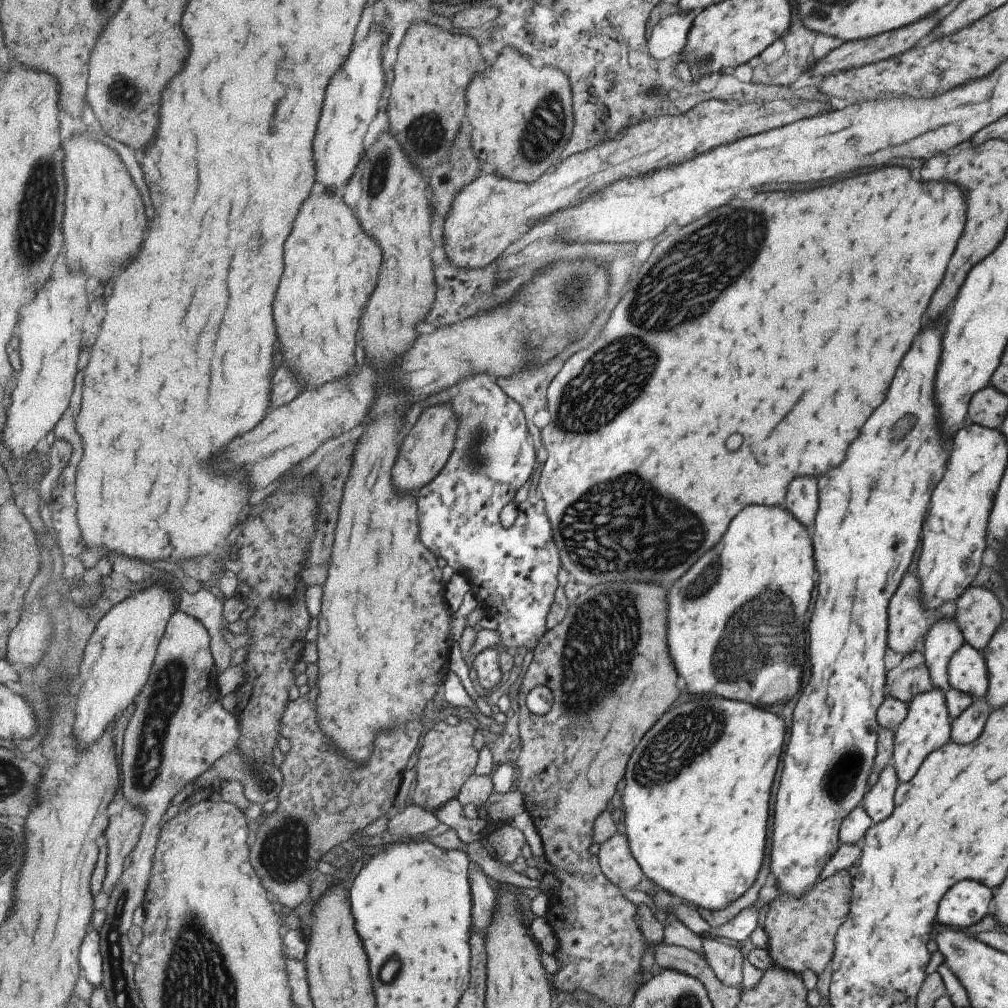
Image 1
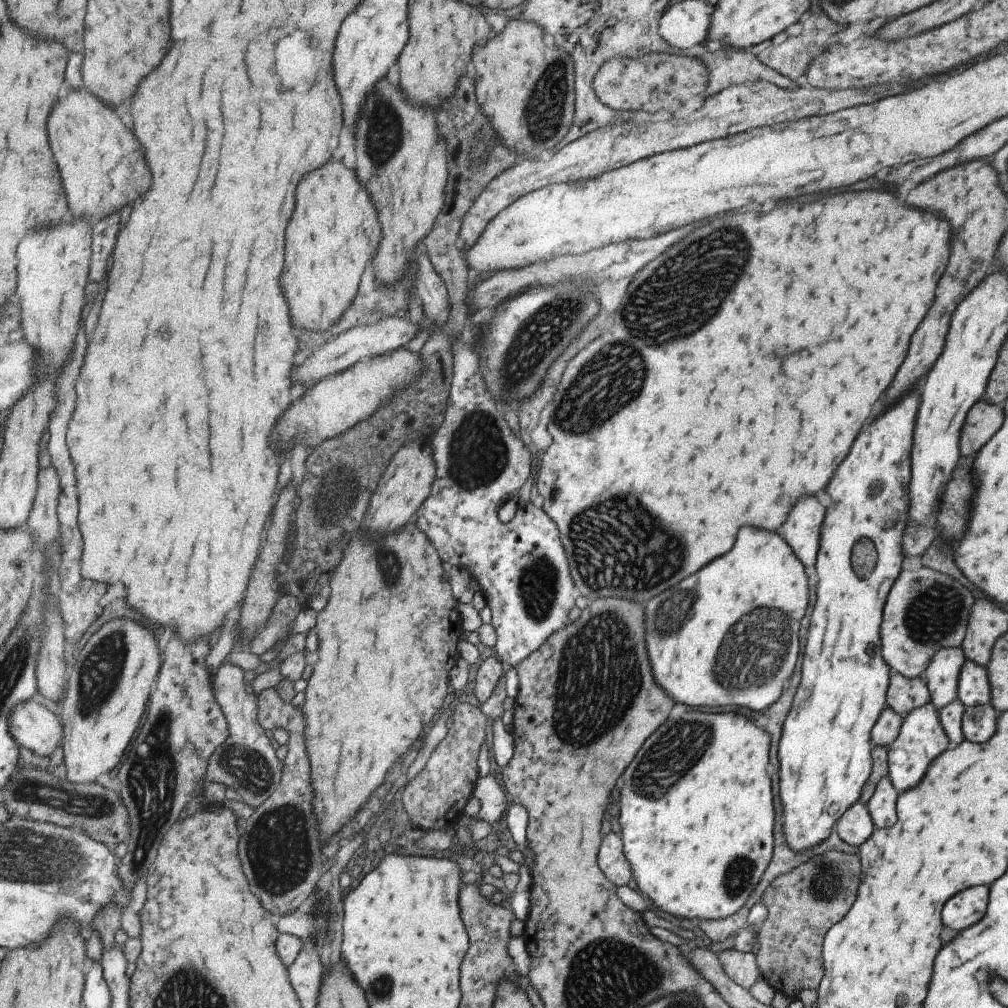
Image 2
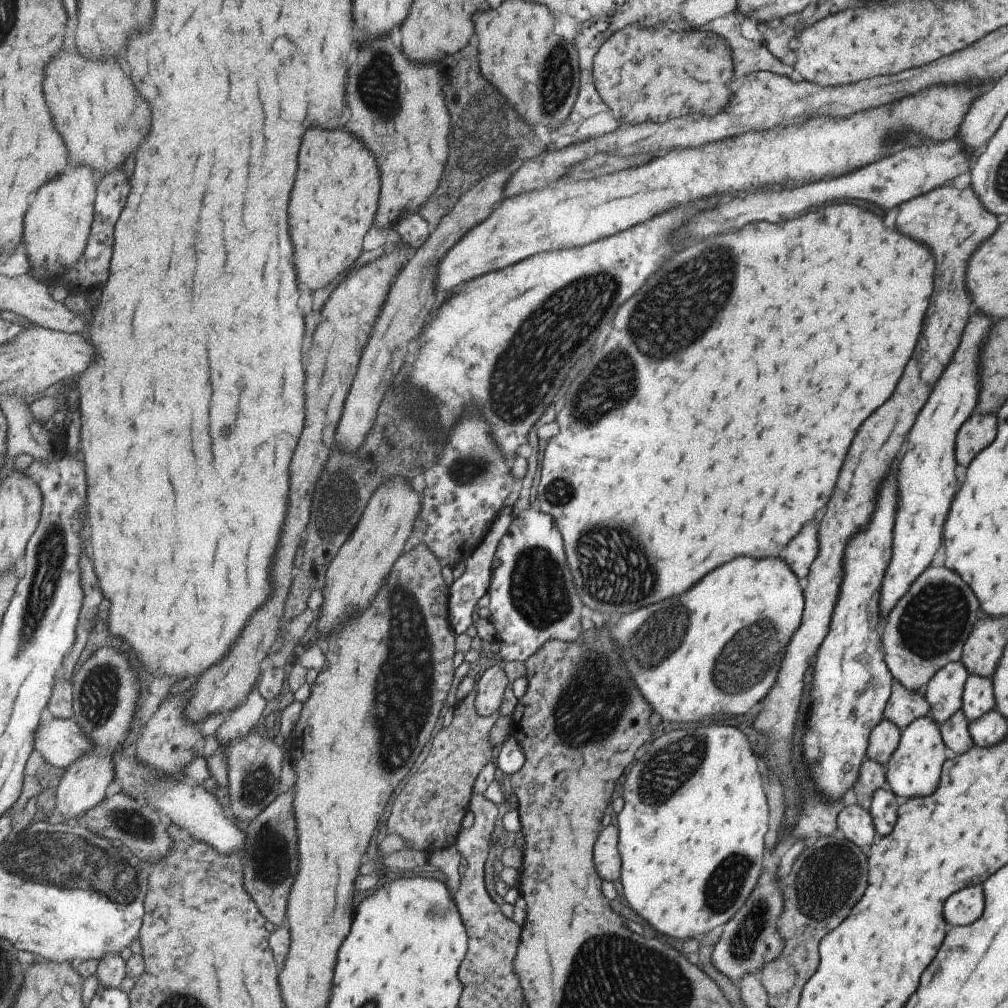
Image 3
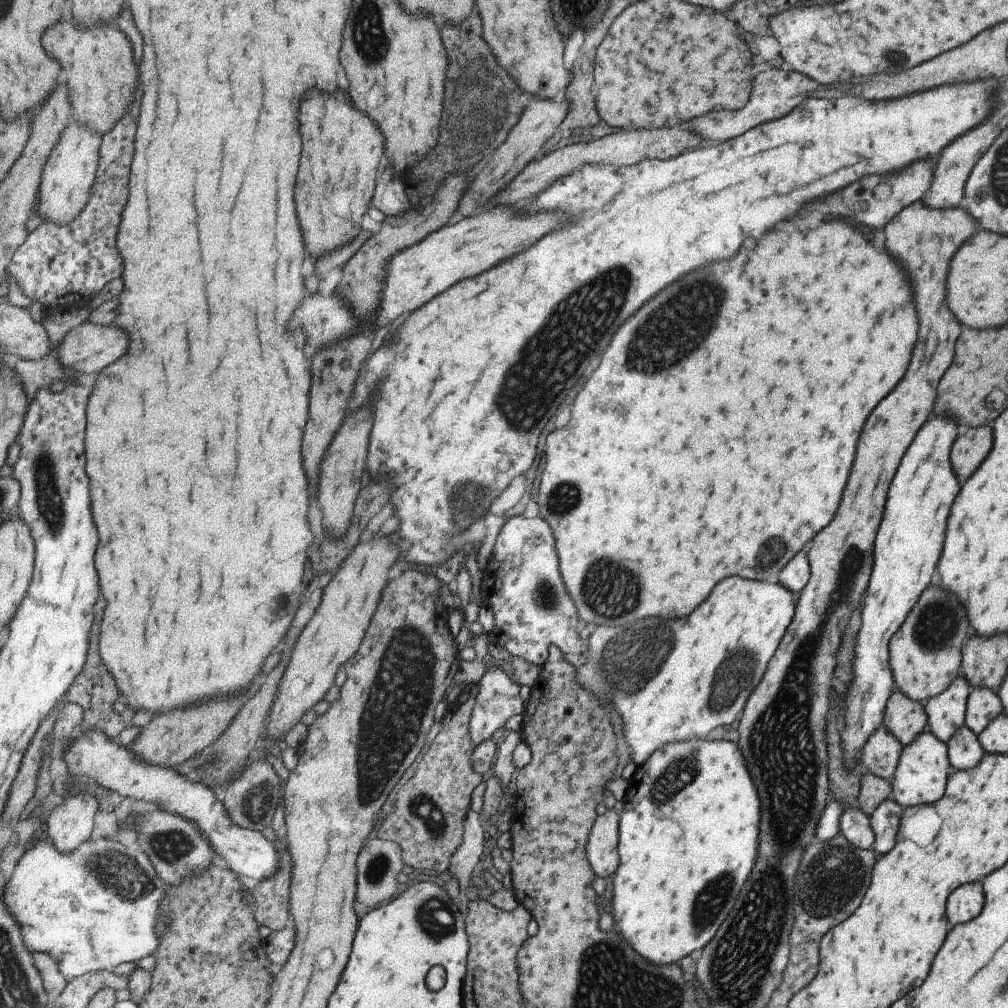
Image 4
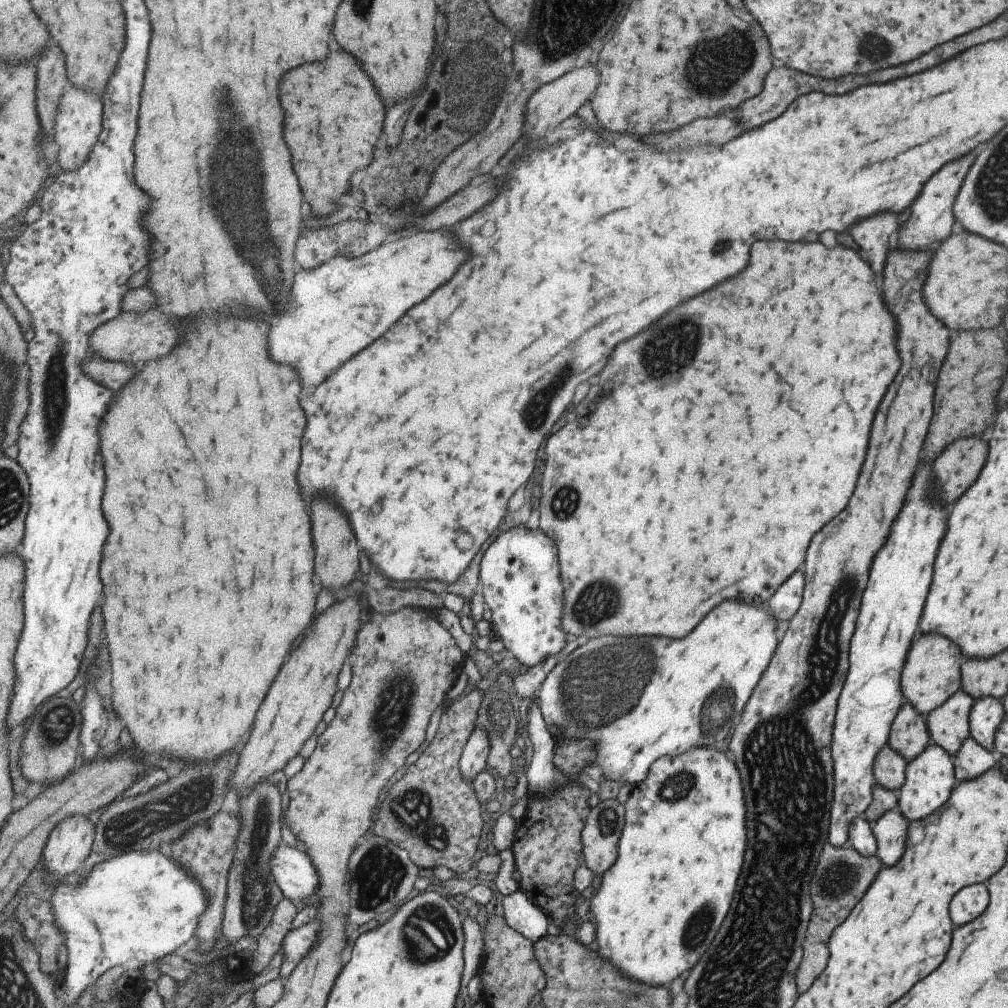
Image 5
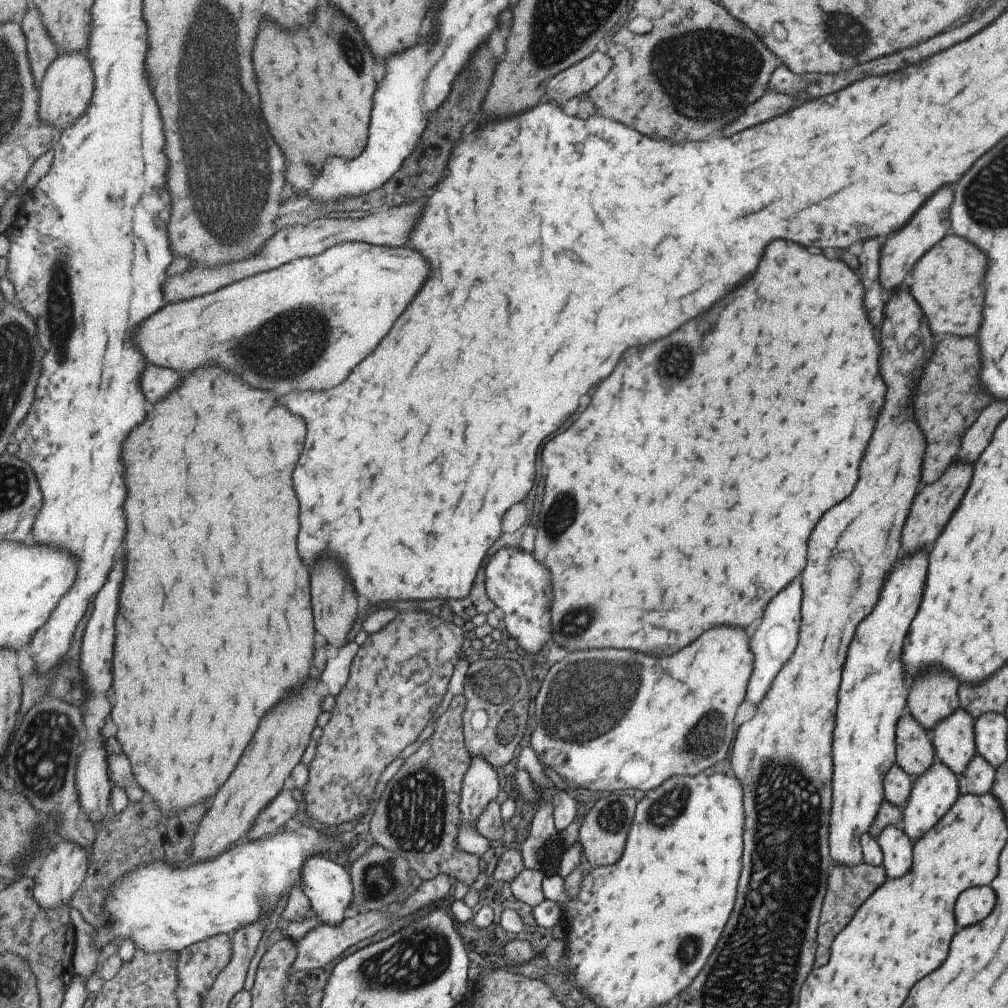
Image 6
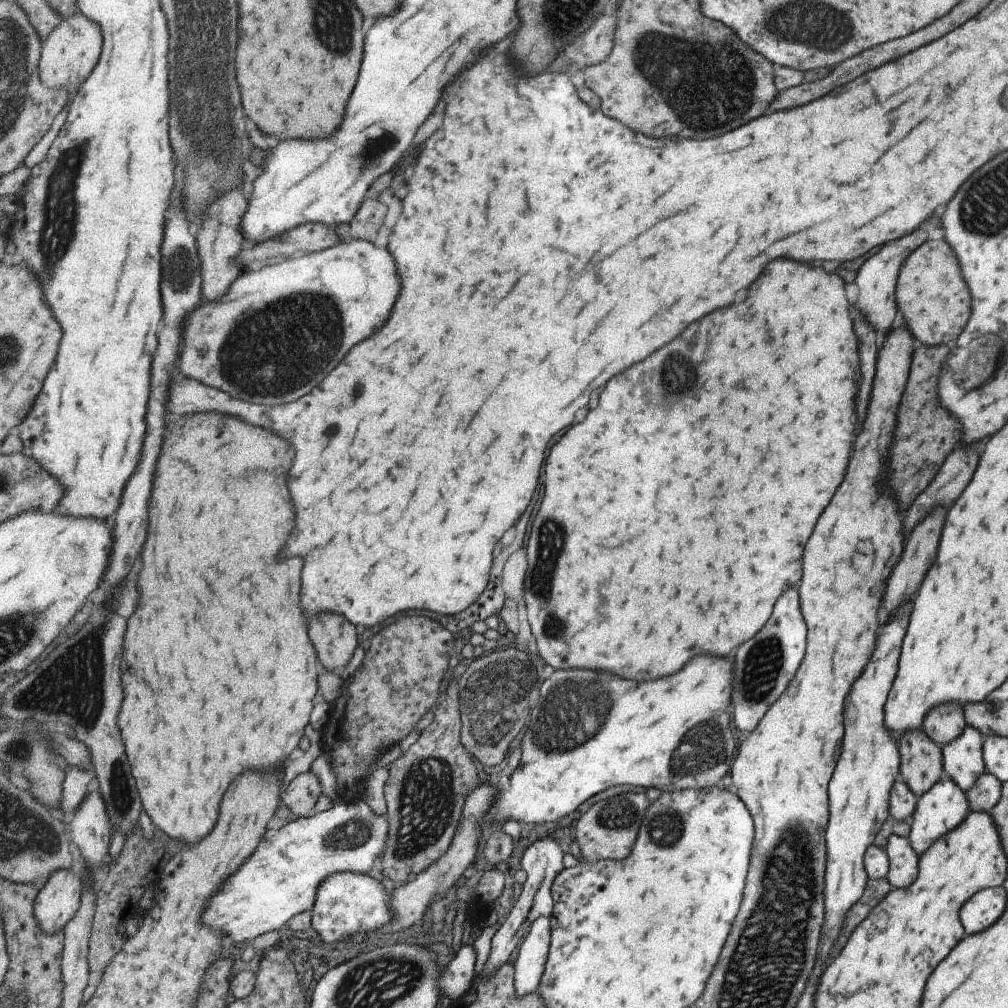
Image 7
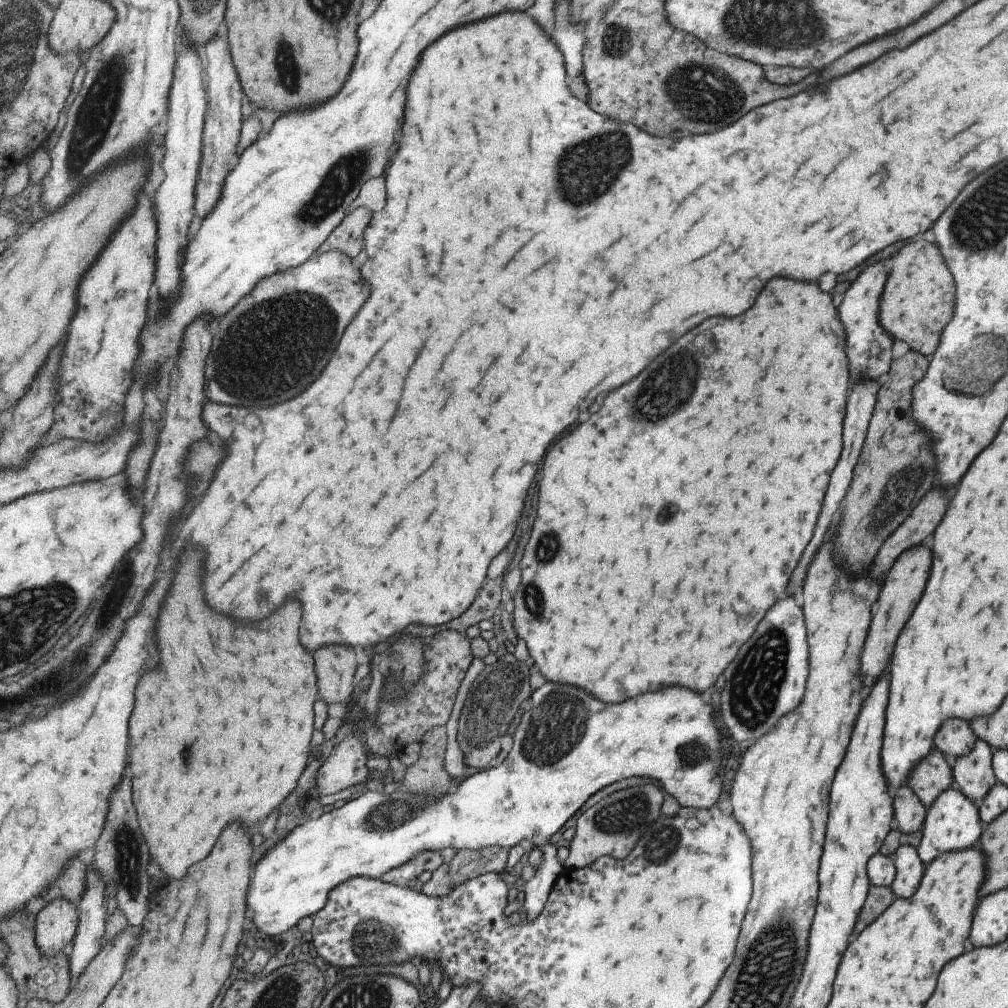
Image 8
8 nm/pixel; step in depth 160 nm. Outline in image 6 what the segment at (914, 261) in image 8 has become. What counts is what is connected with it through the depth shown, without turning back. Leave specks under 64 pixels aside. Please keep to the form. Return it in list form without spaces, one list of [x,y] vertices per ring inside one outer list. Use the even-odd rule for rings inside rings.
[[[945,236],[941,244],[933,246],[915,264],[911,274],[911,296],[927,319],[932,336],[941,334],[974,337],[981,324],[981,302],[983,302],[983,274],[985,254],[959,236]]]

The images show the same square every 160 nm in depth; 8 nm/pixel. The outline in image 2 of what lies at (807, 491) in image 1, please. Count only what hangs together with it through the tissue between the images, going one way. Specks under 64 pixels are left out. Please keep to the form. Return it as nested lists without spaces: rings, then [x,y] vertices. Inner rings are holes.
[[[801,496],[795,500],[785,522],[781,524],[781,532],[778,532],[778,535],[782,536],[797,554],[802,565],[809,566],[815,560],[821,520],[823,506],[815,500],[815,496]]]

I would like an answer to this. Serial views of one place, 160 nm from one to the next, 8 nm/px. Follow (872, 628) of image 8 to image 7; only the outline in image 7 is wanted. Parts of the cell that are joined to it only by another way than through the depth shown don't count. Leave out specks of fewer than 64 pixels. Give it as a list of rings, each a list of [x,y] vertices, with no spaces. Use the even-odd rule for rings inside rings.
[[[937,506],[933,508],[929,514],[925,514],[925,518],[911,530],[903,554],[899,558],[899,562],[893,566],[893,572],[887,580],[887,590],[885,590],[885,600],[883,606],[887,608],[887,612],[893,612],[897,608],[897,604],[901,604],[901,600],[905,600],[907,596],[911,596],[915,592],[915,586],[921,582],[925,570],[929,568],[929,564],[933,564],[933,556],[937,550],[937,540],[939,540],[939,532],[943,526],[943,518],[945,518],[945,508]]]

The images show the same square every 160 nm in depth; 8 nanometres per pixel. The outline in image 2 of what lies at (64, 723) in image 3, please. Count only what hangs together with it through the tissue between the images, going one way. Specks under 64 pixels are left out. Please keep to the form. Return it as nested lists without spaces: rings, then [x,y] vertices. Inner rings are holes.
[[[27,701],[17,705],[12,710],[8,725],[21,747],[40,756],[51,756],[63,742],[64,725],[61,716],[37,702]]]

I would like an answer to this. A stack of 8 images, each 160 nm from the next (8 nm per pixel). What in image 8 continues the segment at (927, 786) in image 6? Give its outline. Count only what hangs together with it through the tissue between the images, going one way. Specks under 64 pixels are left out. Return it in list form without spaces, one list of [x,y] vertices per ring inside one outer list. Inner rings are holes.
[[[951,786],[942,790],[935,800],[926,807],[925,816],[920,826],[921,838],[916,846],[917,856],[924,865],[941,852],[958,851],[977,844],[983,827],[976,806],[959,789]]]

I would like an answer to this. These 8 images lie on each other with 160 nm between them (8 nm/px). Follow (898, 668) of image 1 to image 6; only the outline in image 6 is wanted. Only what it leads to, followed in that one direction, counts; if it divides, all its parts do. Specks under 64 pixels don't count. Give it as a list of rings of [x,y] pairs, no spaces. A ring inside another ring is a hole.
[[[905,711],[894,730],[895,760],[911,778],[926,771],[933,762],[934,750],[929,732]]]

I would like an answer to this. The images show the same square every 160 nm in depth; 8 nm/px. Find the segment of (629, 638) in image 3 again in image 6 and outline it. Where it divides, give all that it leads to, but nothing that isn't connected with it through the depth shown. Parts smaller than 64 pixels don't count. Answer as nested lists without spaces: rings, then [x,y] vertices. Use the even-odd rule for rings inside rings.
[[[715,626],[705,632],[705,636],[699,636],[689,644],[689,648],[681,648],[673,656],[647,656],[643,652],[633,650],[581,650],[565,655],[560,661],[550,667],[539,690],[535,696],[535,714],[533,716],[533,732],[530,735],[531,747],[535,750],[544,770],[554,776],[562,787],[574,787],[593,790],[643,790],[649,792],[653,788],[659,788],[669,776],[673,774],[697,774],[715,764],[717,760],[725,758],[727,750],[732,748],[733,742],[733,718],[737,706],[745,698],[746,684],[752,673],[753,655],[748,642],[749,637],[743,628],[733,626]]]

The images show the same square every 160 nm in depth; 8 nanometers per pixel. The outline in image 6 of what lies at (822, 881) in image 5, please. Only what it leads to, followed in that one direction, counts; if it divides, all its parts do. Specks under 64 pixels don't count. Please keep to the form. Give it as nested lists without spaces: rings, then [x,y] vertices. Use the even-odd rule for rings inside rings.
[[[833,863],[830,865],[828,875],[826,876],[826,891],[822,898],[820,913],[817,919],[817,946],[815,946],[815,960],[813,960],[813,968],[819,968],[827,962],[829,956],[829,942],[833,940],[833,936],[851,920],[849,916],[853,916],[853,912],[857,910],[857,906],[861,902],[867,900],[867,896],[885,882],[885,870],[882,865],[873,866],[864,863],[853,865],[849,868],[847,865]]]

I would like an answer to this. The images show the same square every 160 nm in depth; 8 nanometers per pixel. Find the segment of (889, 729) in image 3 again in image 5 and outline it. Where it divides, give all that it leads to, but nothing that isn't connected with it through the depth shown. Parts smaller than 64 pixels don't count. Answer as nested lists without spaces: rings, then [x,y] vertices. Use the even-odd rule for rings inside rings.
[[[887,743],[874,755],[871,772],[875,784],[897,792],[904,779],[906,760]]]

